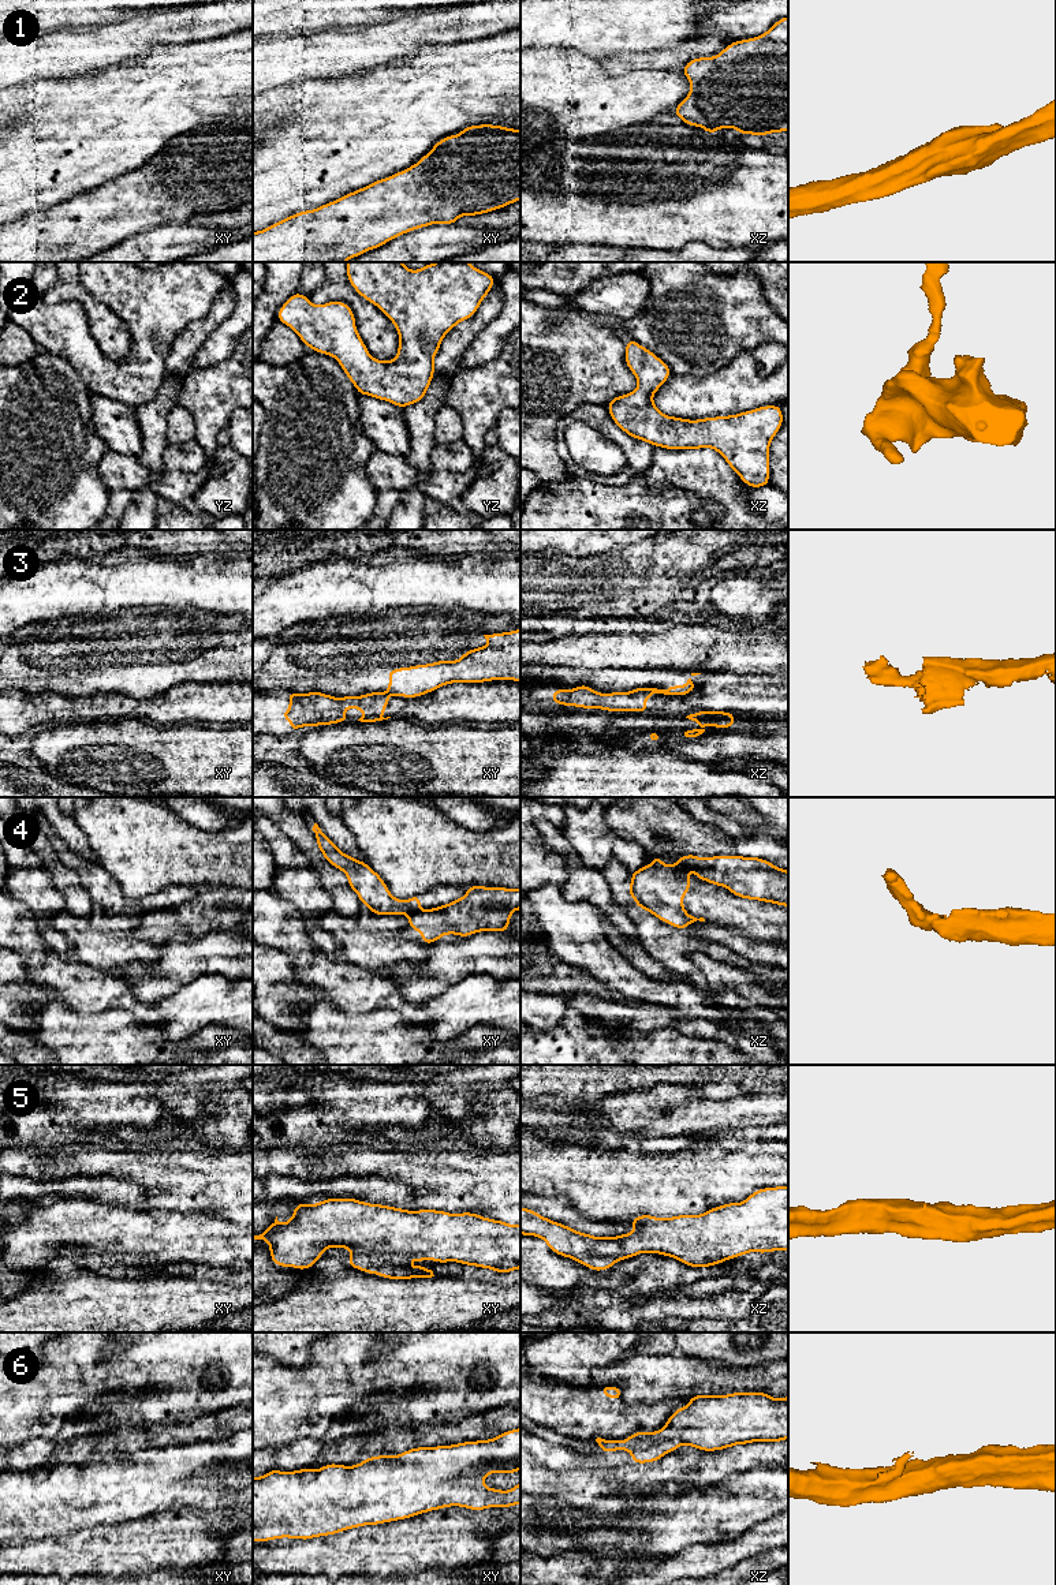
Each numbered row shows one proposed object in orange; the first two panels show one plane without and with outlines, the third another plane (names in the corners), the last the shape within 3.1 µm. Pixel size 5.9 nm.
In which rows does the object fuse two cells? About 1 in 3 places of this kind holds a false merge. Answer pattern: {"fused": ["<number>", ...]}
{"fused": ["3", "4"]}

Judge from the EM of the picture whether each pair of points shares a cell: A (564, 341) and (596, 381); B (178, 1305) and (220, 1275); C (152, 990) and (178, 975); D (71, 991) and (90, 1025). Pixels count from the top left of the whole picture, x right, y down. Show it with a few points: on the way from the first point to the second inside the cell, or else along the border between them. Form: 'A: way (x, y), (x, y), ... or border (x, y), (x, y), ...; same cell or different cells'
A: way (574, 351), (589, 369), (589, 373); same cell
B: border (183, 1275), (238, 1283); different cells
C: way (159, 983), (171, 976); same cell
D: border (59, 1000), (81, 1013), (108, 1010); different cells

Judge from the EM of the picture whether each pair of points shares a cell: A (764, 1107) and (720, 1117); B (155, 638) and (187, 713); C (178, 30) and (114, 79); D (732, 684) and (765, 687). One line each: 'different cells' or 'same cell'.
A: same cell
B: different cells
C: different cells
D: same cell

